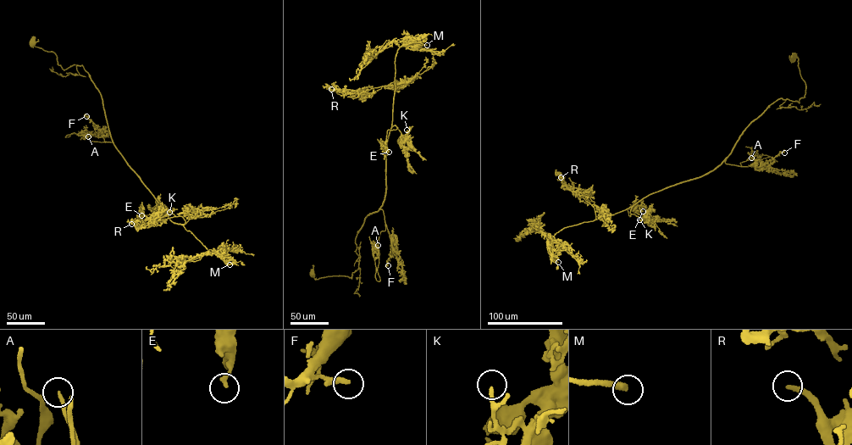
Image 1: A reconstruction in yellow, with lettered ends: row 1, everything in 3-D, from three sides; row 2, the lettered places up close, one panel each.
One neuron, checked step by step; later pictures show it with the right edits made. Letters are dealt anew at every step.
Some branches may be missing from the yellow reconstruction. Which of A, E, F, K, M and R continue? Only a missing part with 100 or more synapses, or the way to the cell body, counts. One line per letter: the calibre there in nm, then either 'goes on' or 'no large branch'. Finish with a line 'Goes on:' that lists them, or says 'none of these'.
A: calibre 90 nm; goes on
E: calibre 190 nm; no large branch
F: calibre 260 nm; no large branch
K: calibre 110 nm; no large branch
M: calibre 300 nm; goes on
R: calibre 260 nm; goes on
Goes on: A, M, R

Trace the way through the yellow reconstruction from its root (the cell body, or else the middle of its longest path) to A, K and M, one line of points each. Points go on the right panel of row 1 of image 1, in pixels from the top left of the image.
A: (792, 58), (798, 58), (805, 84), (804, 97), (770, 105), (725, 163), (741, 166), (751, 158)
K: (792, 58), (805, 85), (799, 102), (773, 102), (713, 169), (633, 205), (630, 213), (648, 218), (639, 219)
M: (792, 58), (805, 85), (799, 102), (770, 105), (702, 175), (562, 229), (552, 239), (558, 262)

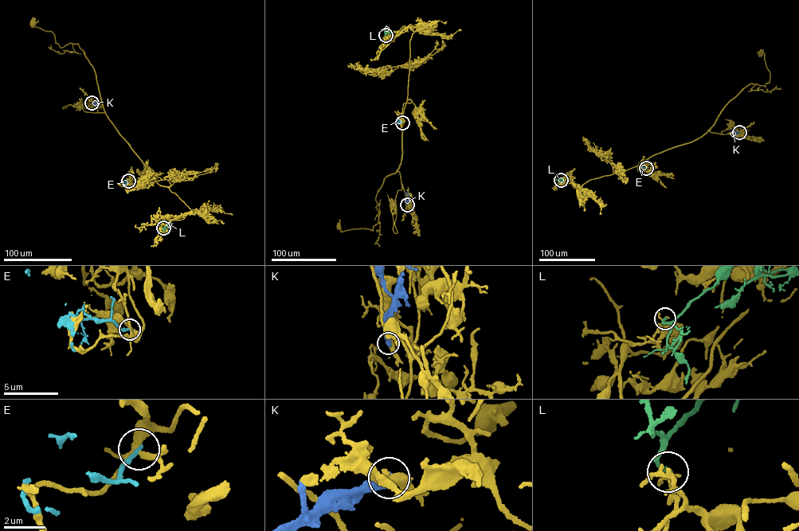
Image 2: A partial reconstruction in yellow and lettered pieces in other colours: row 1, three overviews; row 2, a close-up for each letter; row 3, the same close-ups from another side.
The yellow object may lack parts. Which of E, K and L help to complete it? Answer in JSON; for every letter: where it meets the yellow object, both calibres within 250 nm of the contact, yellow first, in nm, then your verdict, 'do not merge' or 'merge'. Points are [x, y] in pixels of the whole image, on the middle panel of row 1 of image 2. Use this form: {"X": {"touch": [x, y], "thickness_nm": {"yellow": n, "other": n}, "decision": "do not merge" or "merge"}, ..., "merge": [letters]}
{"E": {"touch": [402, 122], "thickness_nm": {"yellow": 220, "other": 200}, "decision": "do not merge"}, "K": {"touch": [407, 204], "thickness_nm": {"yellow": 400, "other": 440}, "decision": "do not merge"}, "L": {"touch": [385, 35], "thickness_nm": {"yellow": 200, "other": 240}, "decision": "do not merge"}, "merge": []}

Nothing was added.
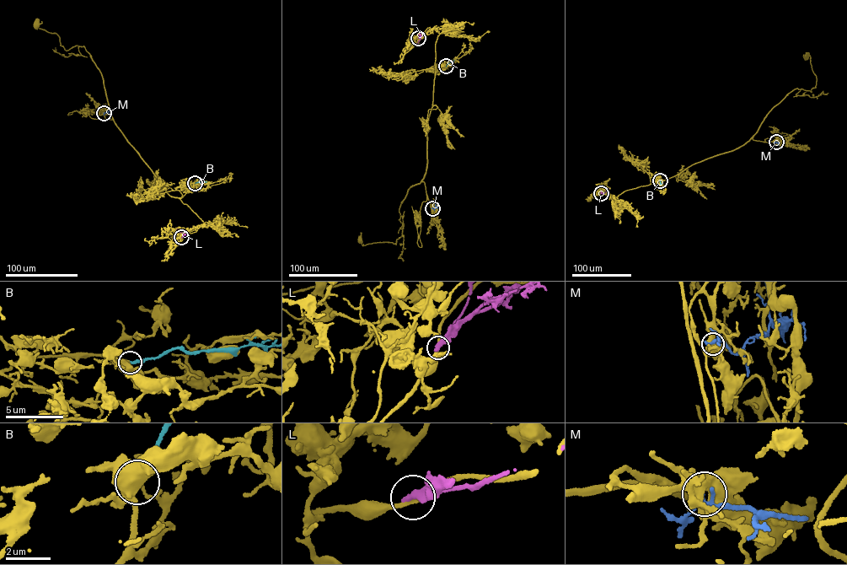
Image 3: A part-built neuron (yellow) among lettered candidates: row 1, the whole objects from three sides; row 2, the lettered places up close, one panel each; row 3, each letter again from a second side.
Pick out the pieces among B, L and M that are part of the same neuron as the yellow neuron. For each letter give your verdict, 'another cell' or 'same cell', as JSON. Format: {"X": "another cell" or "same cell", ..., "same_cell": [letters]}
{"B": "another cell", "L": "another cell", "M": "another cell", "same_cell": []}

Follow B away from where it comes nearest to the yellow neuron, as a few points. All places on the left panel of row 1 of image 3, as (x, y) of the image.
B: (195, 183), (206, 181)

